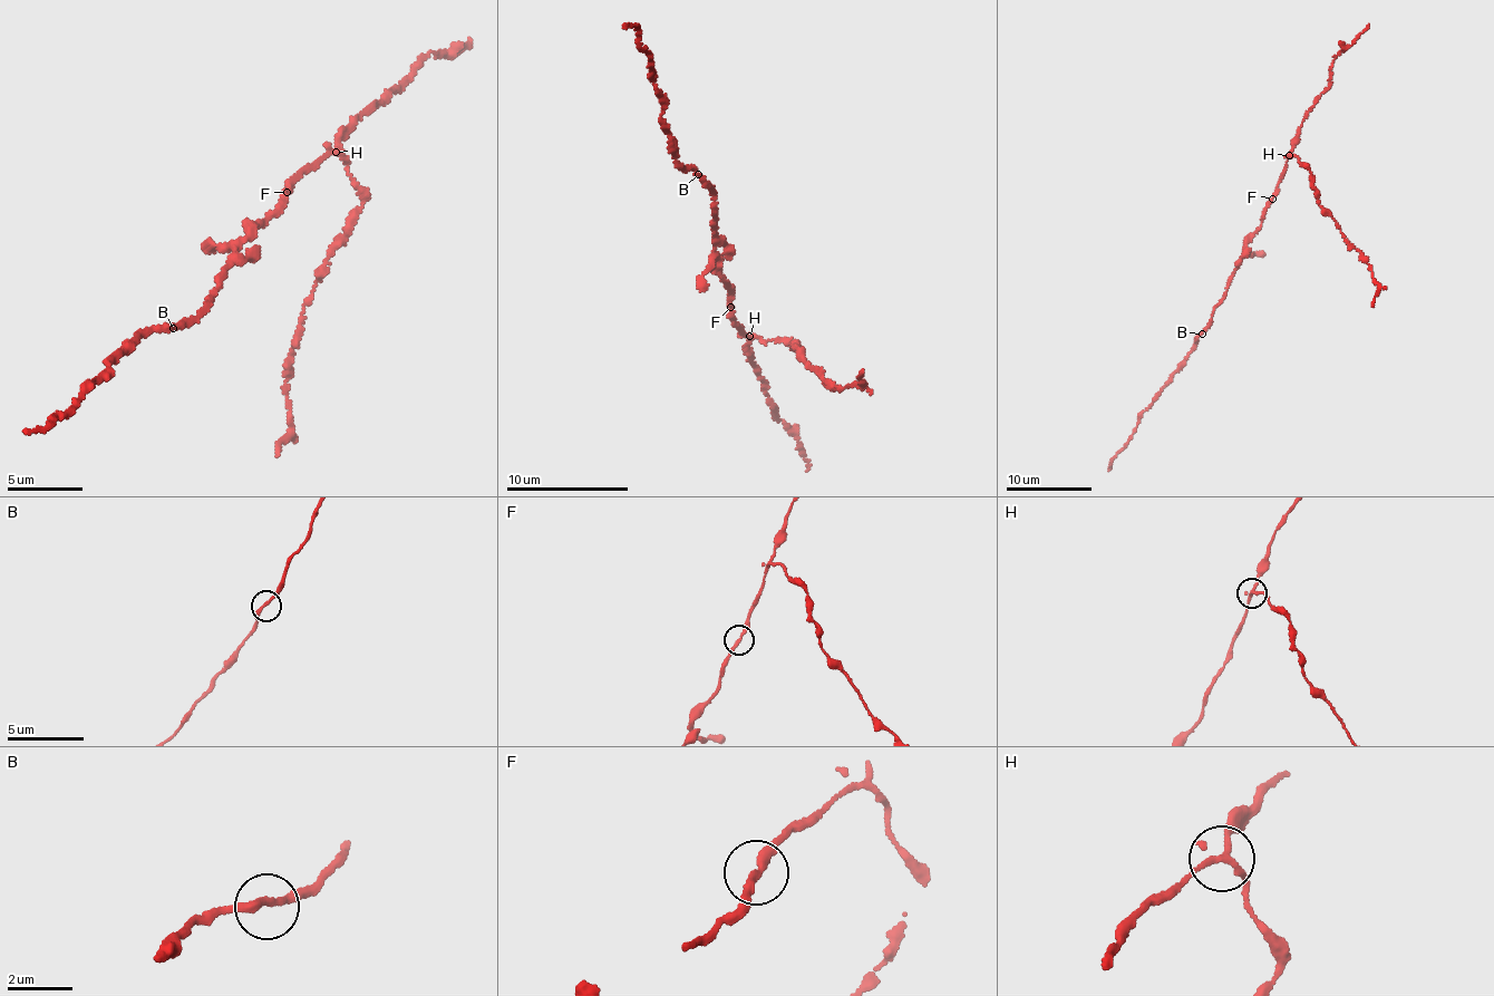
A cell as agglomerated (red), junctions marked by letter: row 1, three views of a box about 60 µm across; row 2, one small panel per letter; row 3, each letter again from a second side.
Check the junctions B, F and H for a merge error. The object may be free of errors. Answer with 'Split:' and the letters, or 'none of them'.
Split: H

